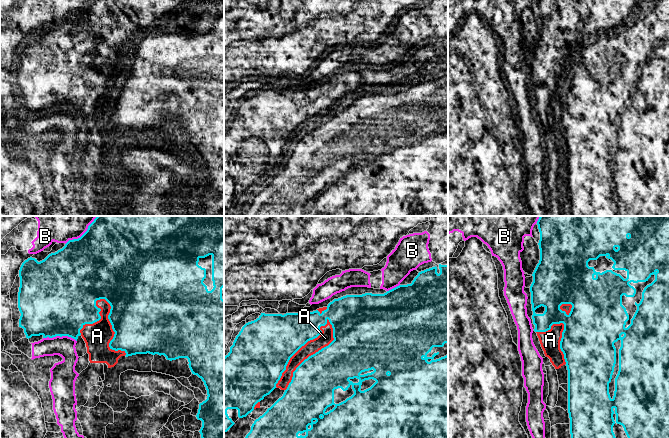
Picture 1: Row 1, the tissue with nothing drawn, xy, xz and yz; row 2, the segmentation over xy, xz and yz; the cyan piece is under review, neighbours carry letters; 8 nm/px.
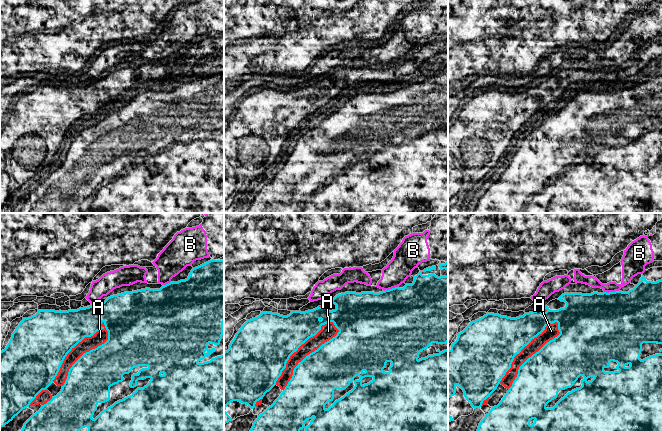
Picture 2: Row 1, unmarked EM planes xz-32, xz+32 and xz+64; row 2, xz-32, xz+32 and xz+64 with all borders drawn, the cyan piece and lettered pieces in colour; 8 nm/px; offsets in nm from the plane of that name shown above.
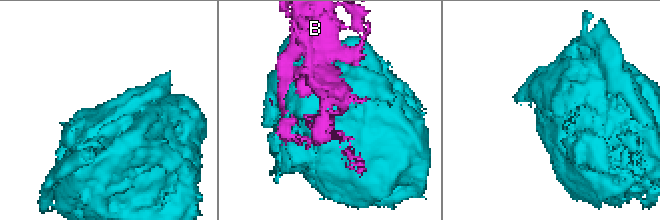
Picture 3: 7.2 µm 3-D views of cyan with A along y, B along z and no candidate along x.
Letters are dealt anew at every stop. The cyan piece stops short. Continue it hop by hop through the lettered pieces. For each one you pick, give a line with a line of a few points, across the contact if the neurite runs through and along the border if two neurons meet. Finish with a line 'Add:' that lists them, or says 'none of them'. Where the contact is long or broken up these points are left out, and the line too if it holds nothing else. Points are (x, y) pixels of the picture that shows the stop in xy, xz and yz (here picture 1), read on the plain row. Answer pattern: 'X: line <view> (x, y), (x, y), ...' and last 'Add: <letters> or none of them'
Add: A

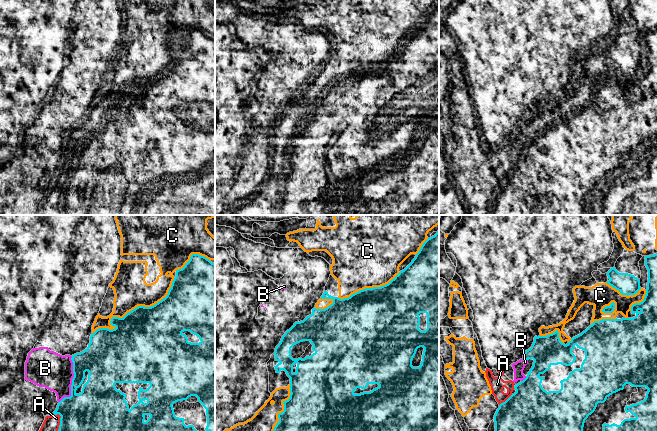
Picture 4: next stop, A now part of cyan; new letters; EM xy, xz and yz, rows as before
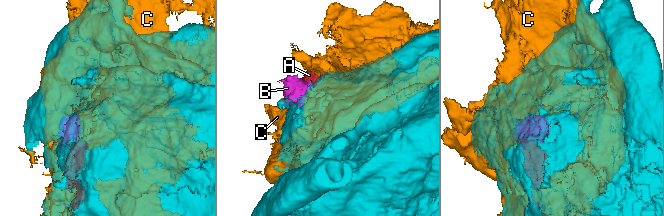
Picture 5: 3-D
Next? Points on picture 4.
Add: none of them

